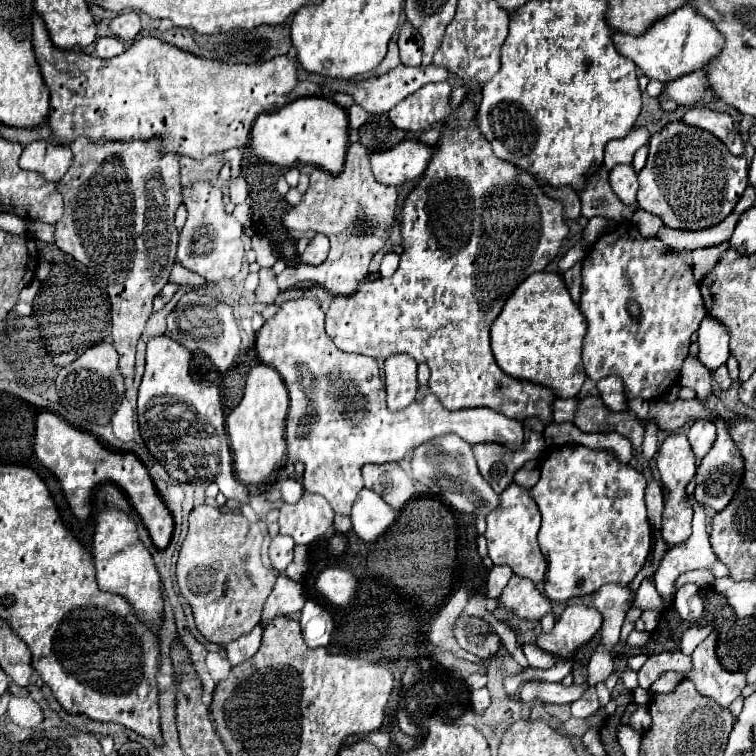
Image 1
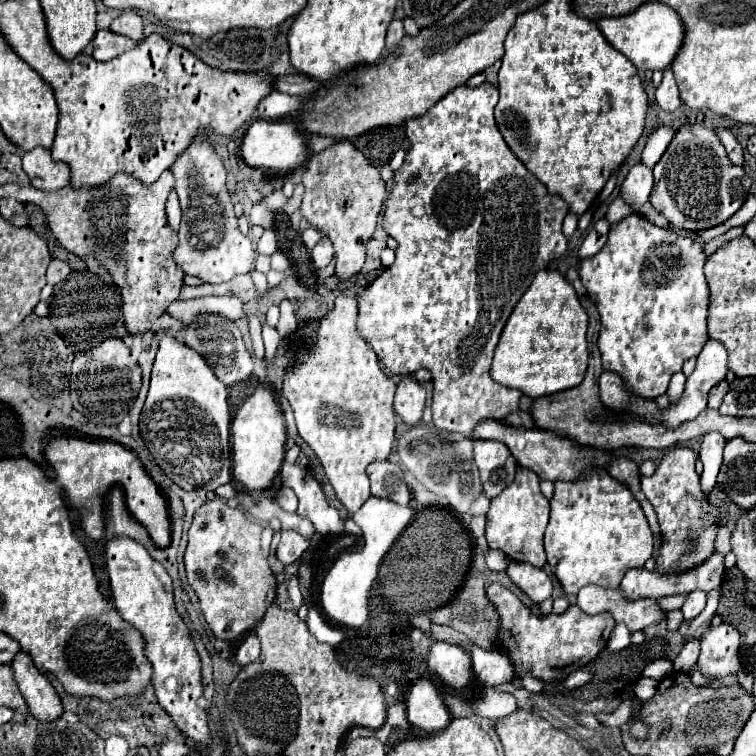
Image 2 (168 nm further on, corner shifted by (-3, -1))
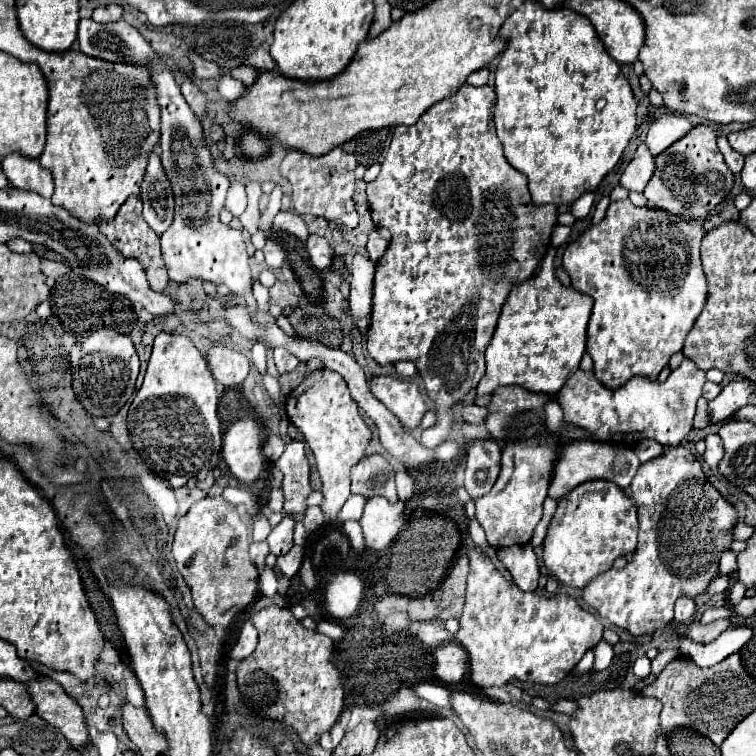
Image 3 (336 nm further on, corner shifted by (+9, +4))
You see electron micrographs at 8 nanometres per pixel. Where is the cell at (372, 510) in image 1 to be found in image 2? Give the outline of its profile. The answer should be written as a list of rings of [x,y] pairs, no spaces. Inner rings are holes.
[[[374,495],[368,497],[368,501],[352,515],[356,525],[362,529],[362,537],[366,545],[360,551],[360,555],[340,555],[340,559],[332,565],[332,569],[324,577],[320,601],[330,619],[346,627],[360,627],[368,619],[368,591],[378,575],[378,565],[382,557],[388,553],[390,545],[396,541],[396,537],[410,523],[412,515],[414,515],[412,507],[400,507],[394,501],[374,497]]]

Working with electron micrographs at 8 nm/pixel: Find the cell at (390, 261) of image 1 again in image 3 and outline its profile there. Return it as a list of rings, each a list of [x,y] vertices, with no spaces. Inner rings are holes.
[[[372,228],[370,236],[368,236],[368,246],[366,248],[368,248],[368,258],[374,260],[374,262],[378,262],[382,258],[382,254],[386,252],[388,242],[378,234],[378,228]]]

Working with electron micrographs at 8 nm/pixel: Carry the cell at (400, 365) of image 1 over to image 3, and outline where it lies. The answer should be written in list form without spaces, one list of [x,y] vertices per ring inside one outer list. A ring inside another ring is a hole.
[[[374,376],[370,382],[370,390],[400,420],[402,428],[420,428],[422,416],[428,412],[428,406],[414,382],[406,378]]]

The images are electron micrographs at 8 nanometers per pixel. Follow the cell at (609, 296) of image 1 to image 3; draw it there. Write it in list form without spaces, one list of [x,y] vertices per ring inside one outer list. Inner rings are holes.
[[[626,198],[612,202],[600,224],[586,228],[568,244],[564,252],[564,270],[572,278],[572,288],[594,298],[586,350],[594,360],[596,378],[604,386],[620,388],[638,374],[656,380],[668,366],[670,356],[682,350],[684,338],[702,312],[708,294],[708,282],[700,260],[704,234],[704,226],[696,220],[692,222],[684,216],[672,216],[660,208],[640,208]]]

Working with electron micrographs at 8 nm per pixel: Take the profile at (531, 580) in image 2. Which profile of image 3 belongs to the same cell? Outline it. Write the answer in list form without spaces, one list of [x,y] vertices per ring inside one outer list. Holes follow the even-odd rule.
[[[530,544],[522,546],[508,546],[498,550],[500,562],[510,570],[514,584],[522,592],[534,592],[538,586],[538,558]]]

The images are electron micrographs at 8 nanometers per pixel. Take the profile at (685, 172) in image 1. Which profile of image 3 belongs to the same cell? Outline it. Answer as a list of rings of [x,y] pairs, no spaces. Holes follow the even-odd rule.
[[[696,126],[684,138],[656,156],[656,170],[644,190],[644,196],[654,208],[682,214],[692,220],[702,220],[728,196],[732,184],[732,172],[716,146],[716,132],[710,126]]]

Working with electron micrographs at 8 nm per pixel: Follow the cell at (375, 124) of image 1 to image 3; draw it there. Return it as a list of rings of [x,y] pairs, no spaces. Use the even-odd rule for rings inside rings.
[[[382,128],[382,130],[366,130],[354,136],[350,142],[346,142],[342,148],[346,152],[356,154],[362,166],[372,166],[384,160],[388,144],[390,144],[390,130]]]

